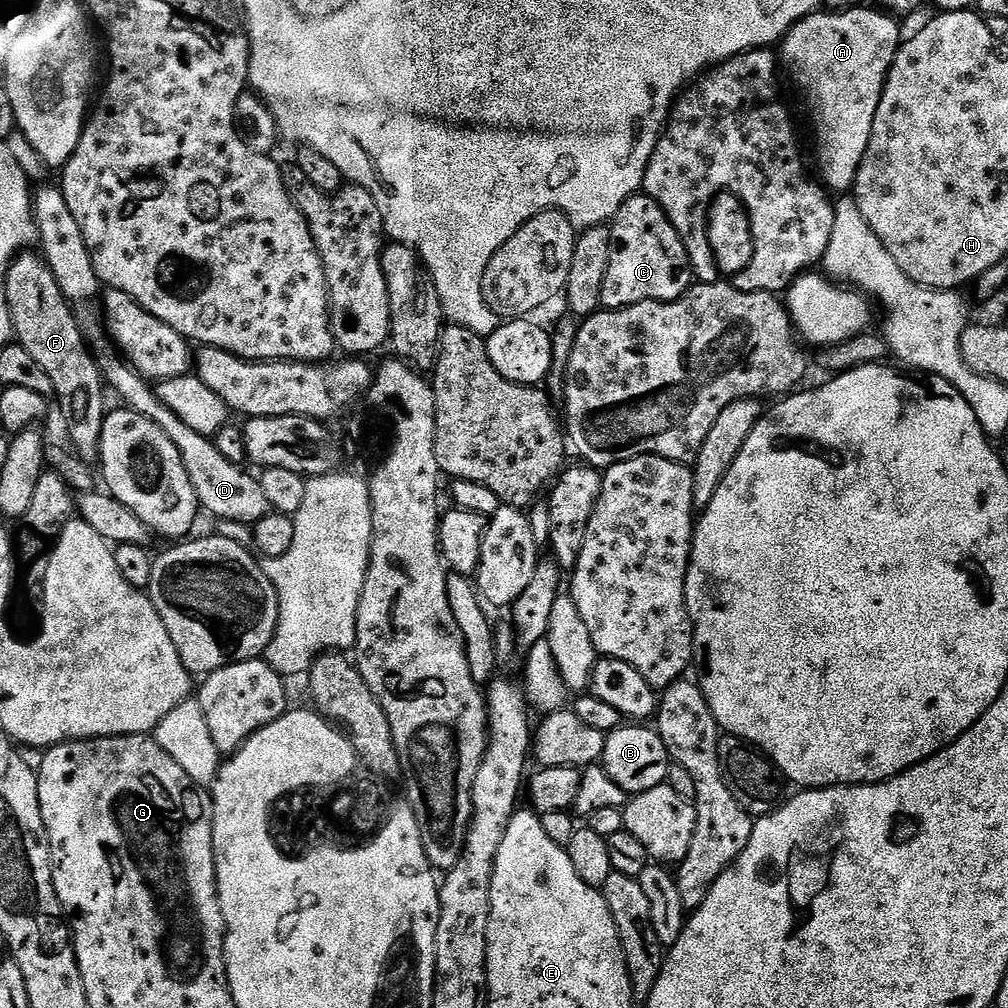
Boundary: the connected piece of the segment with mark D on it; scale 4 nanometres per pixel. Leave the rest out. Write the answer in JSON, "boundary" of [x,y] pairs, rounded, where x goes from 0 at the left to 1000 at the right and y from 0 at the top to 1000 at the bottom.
{"boundary":[[[118,352],[99,353],[97,357],[99,372],[103,374],[104,382],[111,385],[120,393],[122,400],[130,405],[132,409],[149,415],[177,442],[177,450],[181,450],[181,458],[185,458],[185,470],[188,470],[188,478],[192,482],[192,490],[196,494],[199,505],[203,509],[215,512],[215,517],[230,517],[243,521],[252,521],[267,508],[264,490],[260,490],[260,482],[253,471],[242,468],[239,461],[232,458],[224,458],[220,450],[216,450],[213,439],[207,434],[196,431],[196,427],[188,427],[185,419],[181,419],[155,393],[152,382],[144,377],[138,369],[132,367],[130,361],[124,359]]]}

